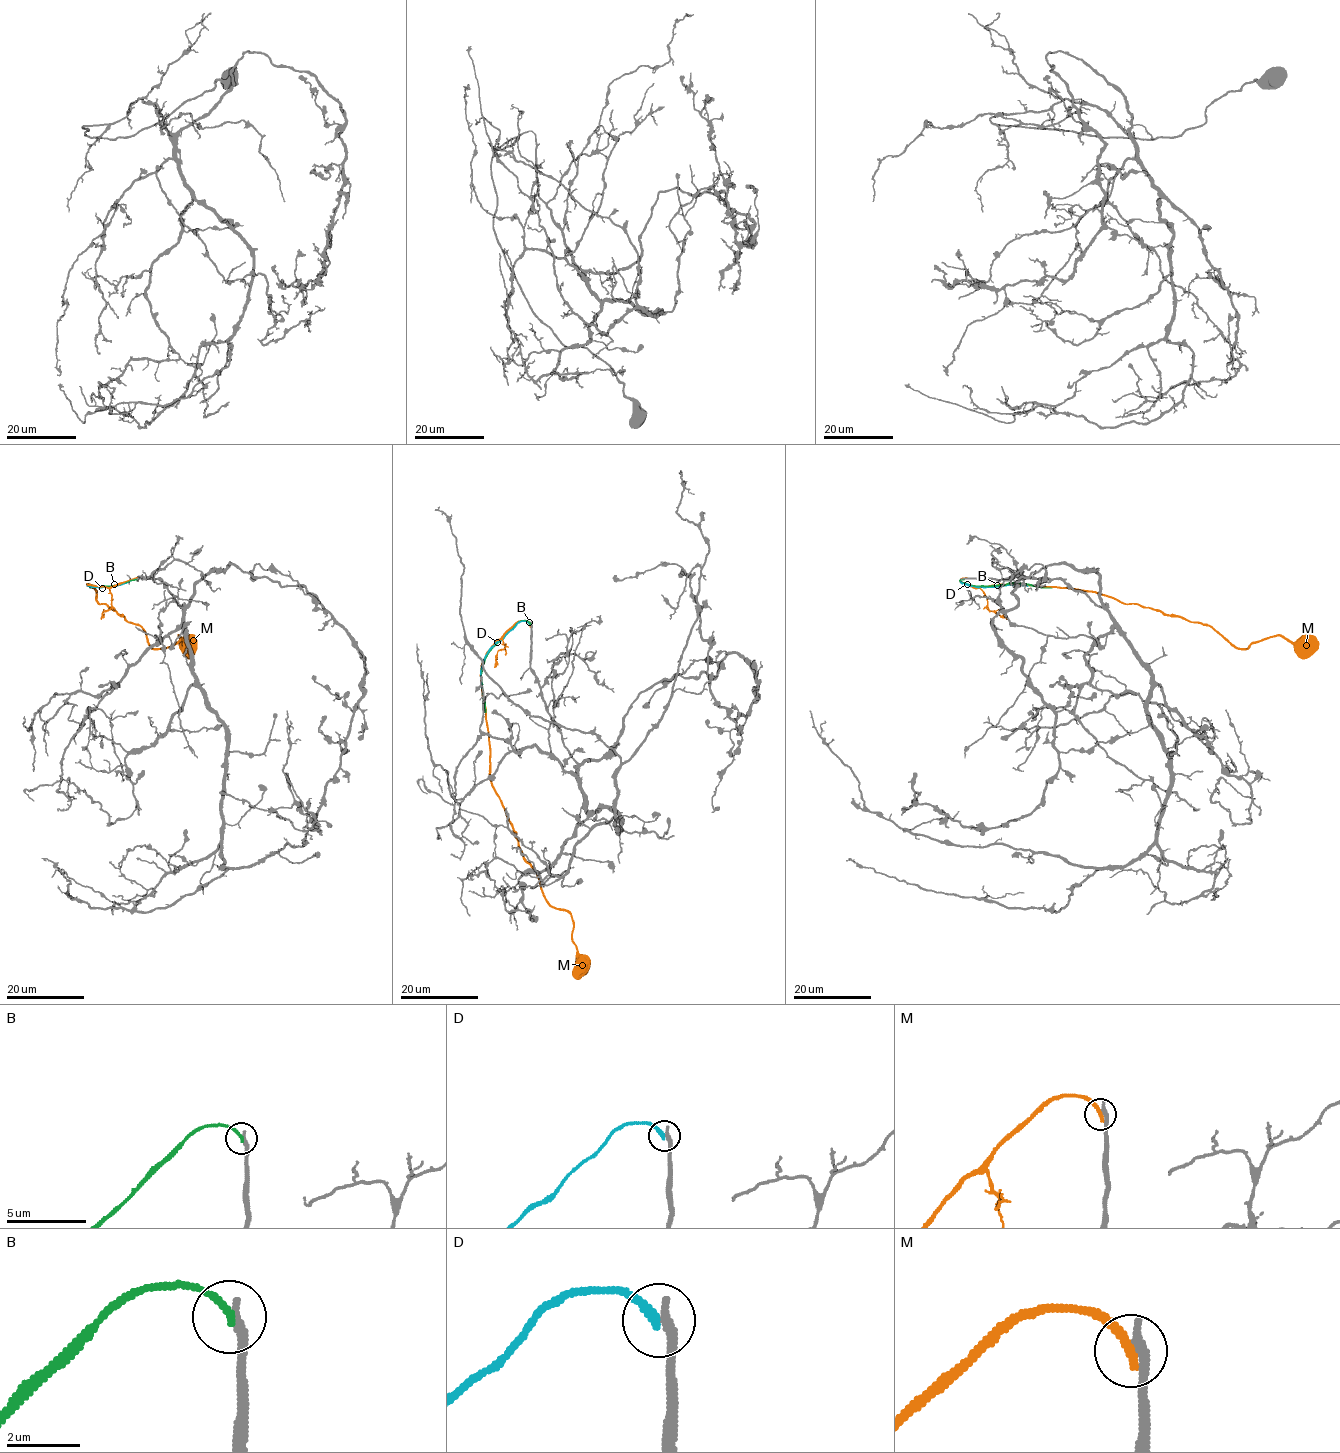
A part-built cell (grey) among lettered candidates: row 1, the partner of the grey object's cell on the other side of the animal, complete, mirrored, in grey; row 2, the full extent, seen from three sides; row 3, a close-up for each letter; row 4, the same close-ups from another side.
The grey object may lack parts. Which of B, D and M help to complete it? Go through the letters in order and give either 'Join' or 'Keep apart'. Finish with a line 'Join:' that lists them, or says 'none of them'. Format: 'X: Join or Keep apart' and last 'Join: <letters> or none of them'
B: Keep apart
D: Keep apart
M: Keep apart
Join: none of them

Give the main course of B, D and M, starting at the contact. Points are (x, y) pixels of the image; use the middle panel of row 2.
B: (530, 624), (518, 622), (484, 660), (481, 684), (486, 712)
D: (530, 624), (525, 621), (517, 623), (490, 649), (480, 670), (481, 688)
M: (530, 625), (518, 621), (486, 654), (481, 666), (490, 780), (545, 899), (570, 914), (576, 978)

